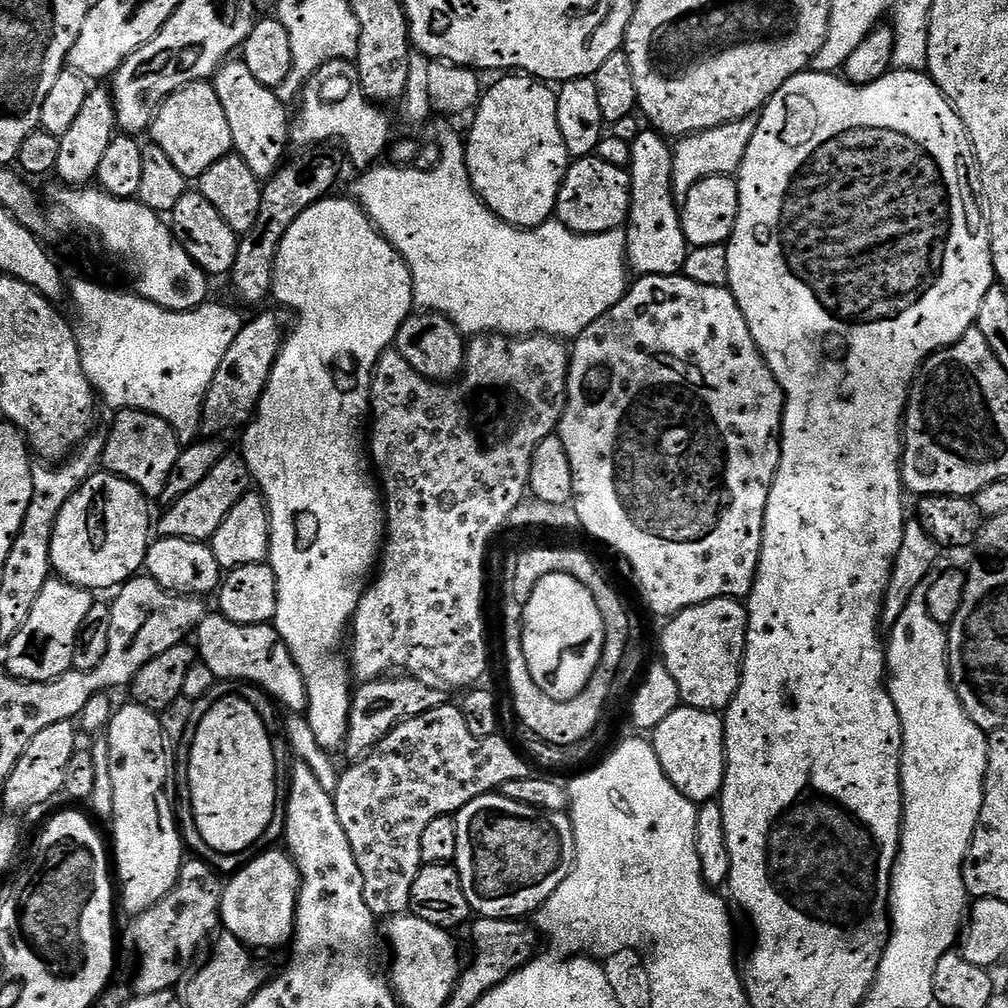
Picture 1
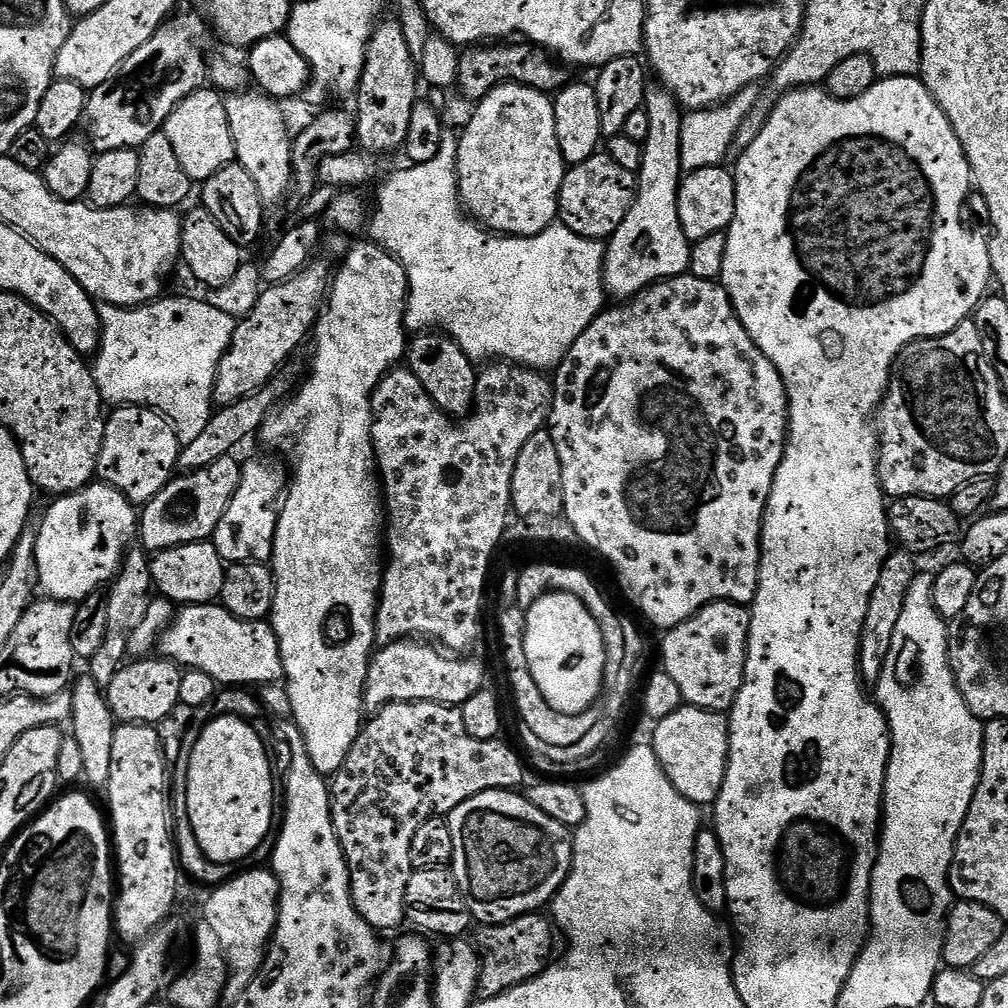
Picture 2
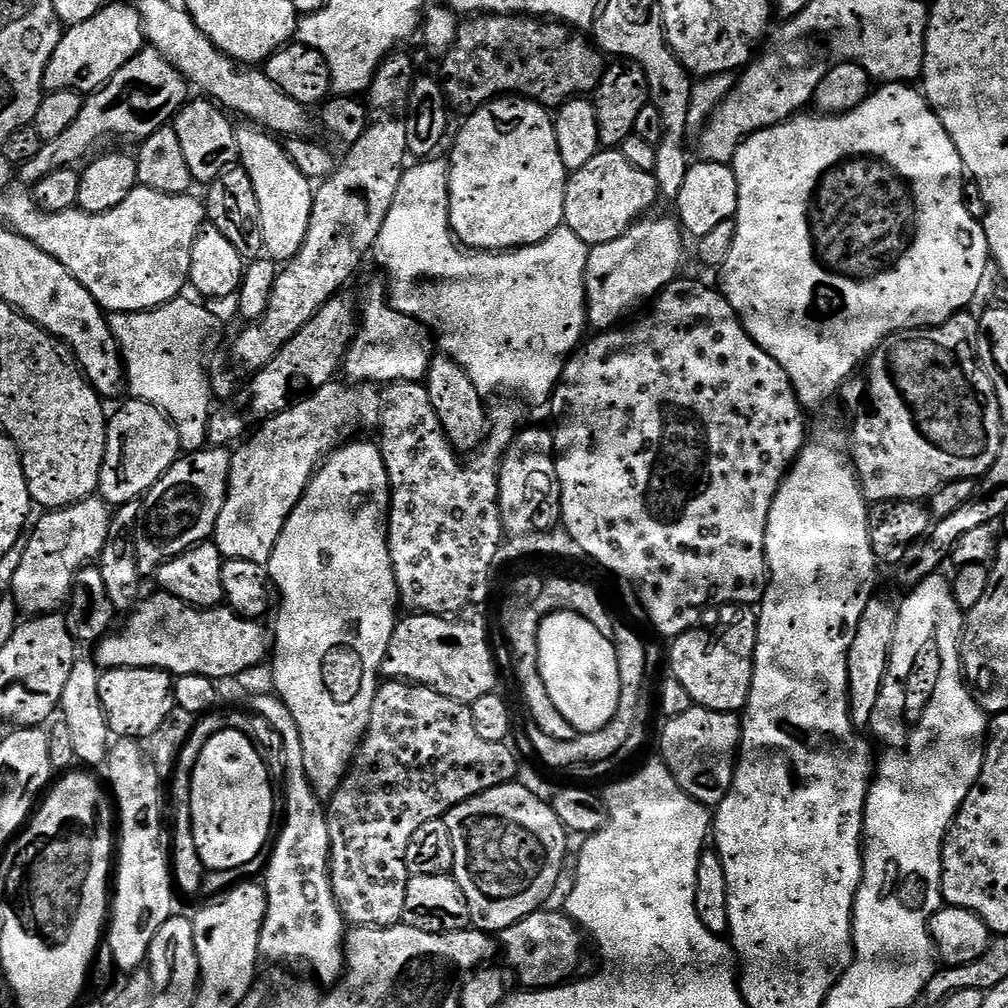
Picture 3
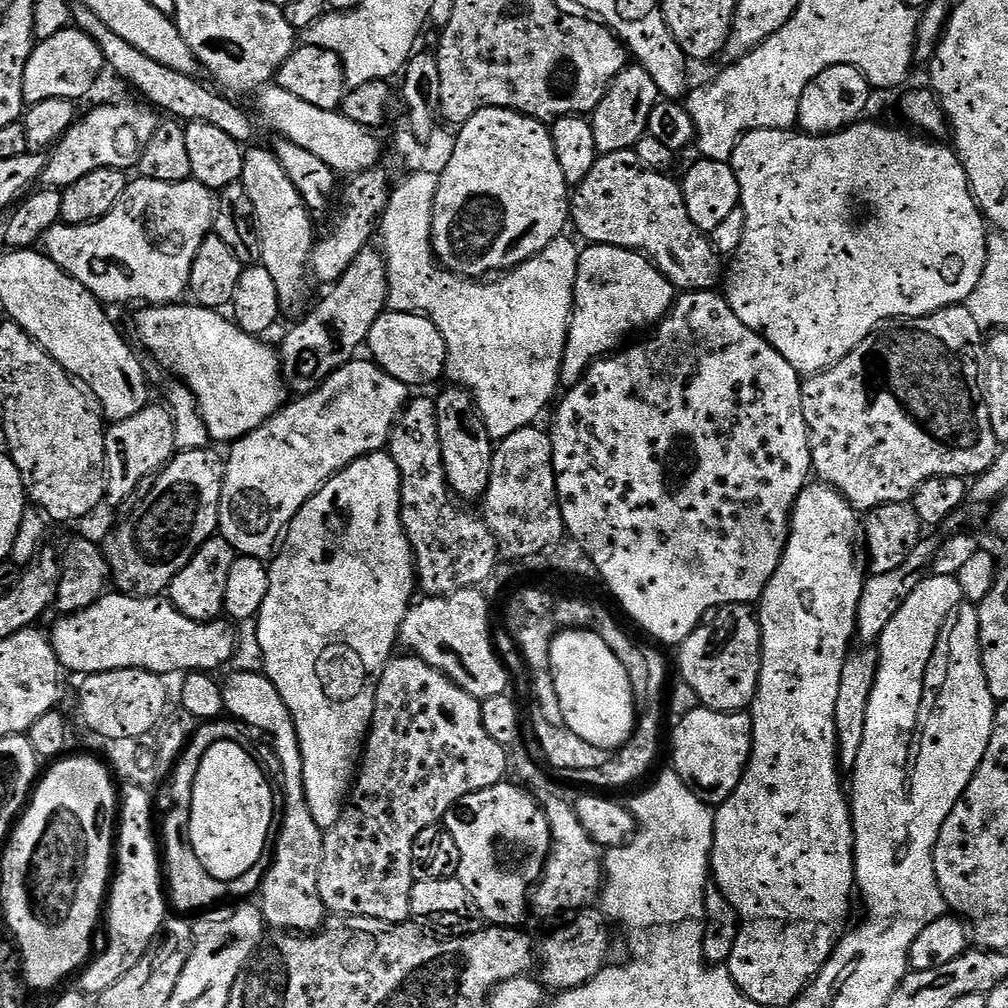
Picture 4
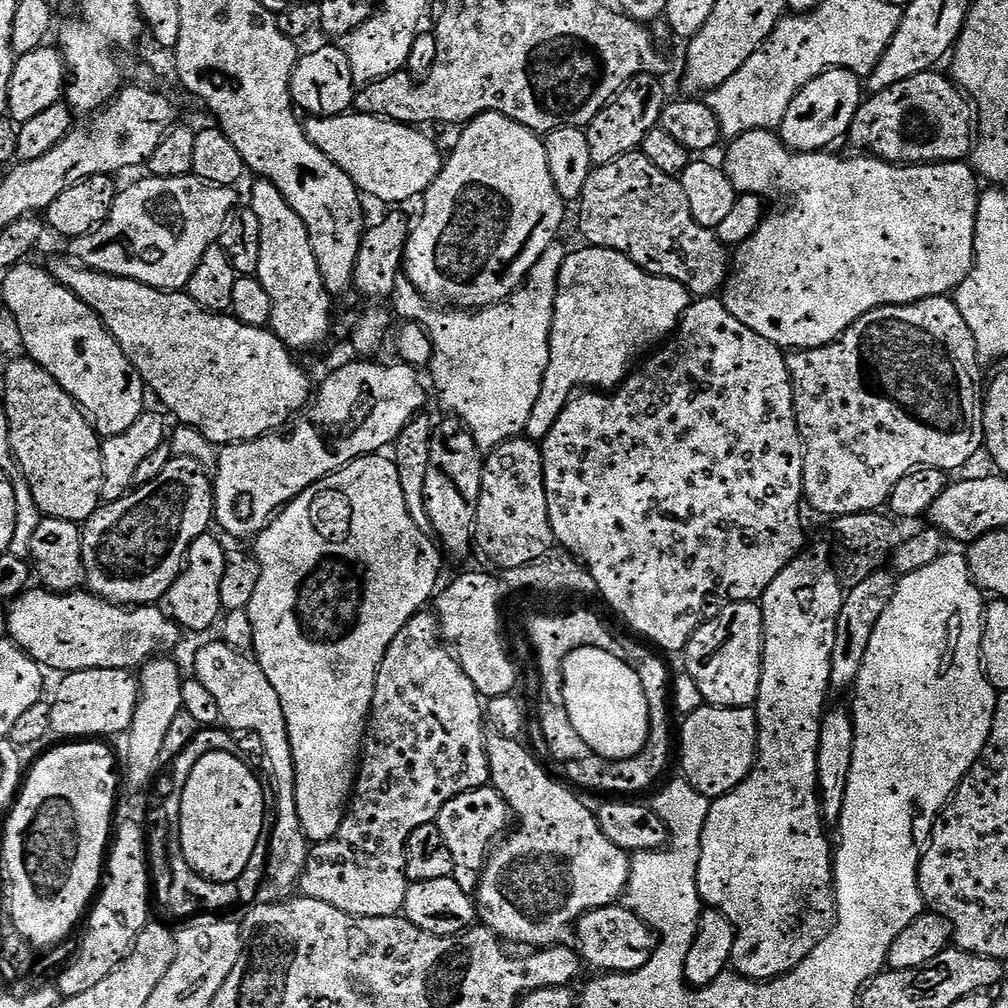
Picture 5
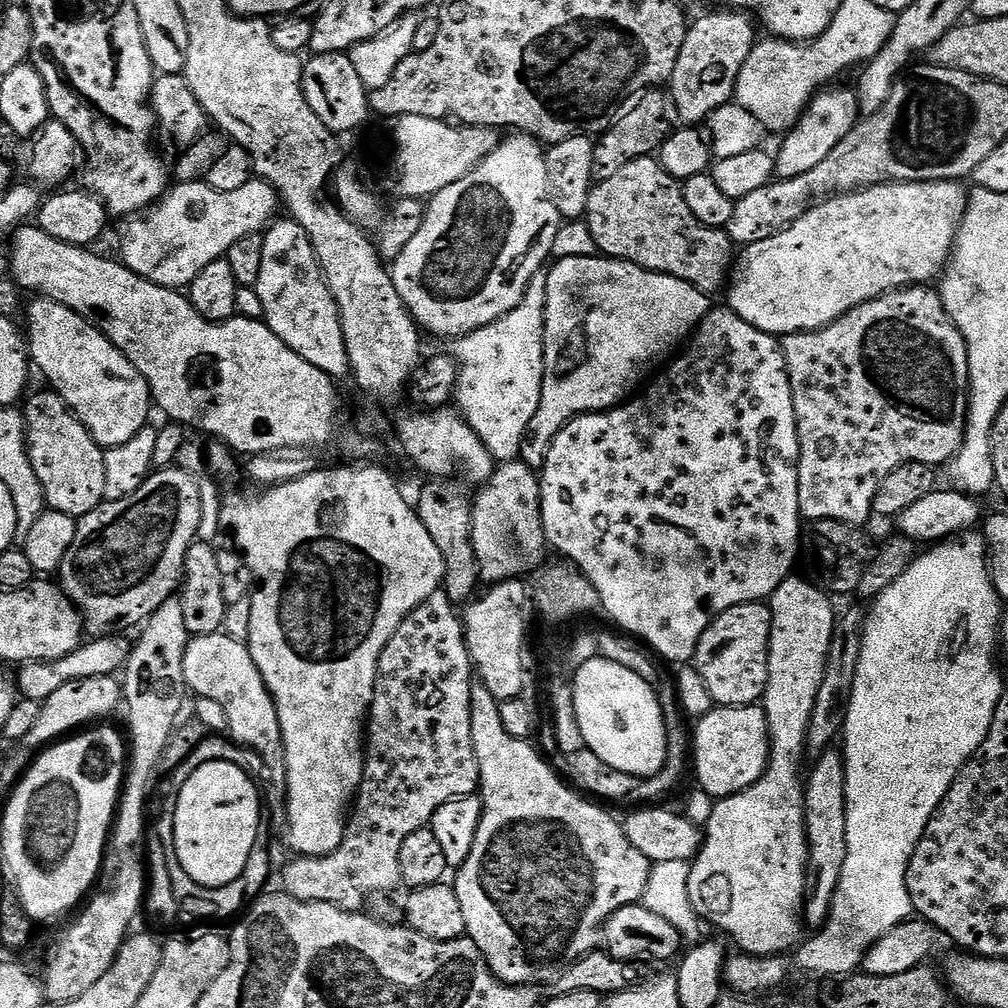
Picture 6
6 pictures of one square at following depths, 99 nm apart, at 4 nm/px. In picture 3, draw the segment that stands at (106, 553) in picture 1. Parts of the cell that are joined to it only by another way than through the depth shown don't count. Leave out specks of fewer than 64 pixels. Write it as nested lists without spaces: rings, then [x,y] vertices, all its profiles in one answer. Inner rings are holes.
[[[93,498],[71,504],[69,508],[45,511],[43,515],[27,533],[26,552],[10,585],[11,599],[28,618],[47,616],[67,605],[76,575],[81,568],[89,567],[90,562],[99,561],[103,554],[113,513],[103,500]]]

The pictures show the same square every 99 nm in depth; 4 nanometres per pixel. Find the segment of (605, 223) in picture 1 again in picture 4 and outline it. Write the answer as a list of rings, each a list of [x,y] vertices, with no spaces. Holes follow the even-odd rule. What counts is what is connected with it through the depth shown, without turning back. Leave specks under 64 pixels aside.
[[[634,150],[627,152],[605,152],[595,162],[594,166],[590,170],[590,174],[586,174],[586,178],[581,184],[575,185],[574,191],[570,196],[570,224],[571,227],[576,227],[580,231],[579,239],[587,242],[589,245],[605,244],[606,246],[618,246],[619,248],[625,248],[631,252],[640,252],[644,256],[648,257],[652,261],[652,264],[658,271],[663,274],[667,280],[672,283],[676,289],[683,290],[684,292],[707,292],[717,287],[716,283],[721,283],[722,280],[722,257],[720,253],[716,252],[712,246],[711,239],[705,233],[700,231],[698,226],[694,226],[694,222],[690,218],[690,214],[686,210],[686,198],[684,197],[683,187],[679,183],[676,184],[671,180],[671,175],[663,172],[655,172],[649,168],[645,168],[640,163],[638,154]]]

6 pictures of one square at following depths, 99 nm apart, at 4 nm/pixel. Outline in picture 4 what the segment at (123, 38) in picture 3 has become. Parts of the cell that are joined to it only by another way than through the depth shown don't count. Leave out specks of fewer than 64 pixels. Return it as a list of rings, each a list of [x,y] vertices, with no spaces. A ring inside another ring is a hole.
[[[75,26],[64,28],[54,34],[54,38],[41,40],[33,47],[22,78],[24,103],[31,106],[50,98],[83,101],[83,96],[95,86],[100,71],[105,71],[105,68],[104,54],[99,49],[98,42],[94,42],[94,39]]]

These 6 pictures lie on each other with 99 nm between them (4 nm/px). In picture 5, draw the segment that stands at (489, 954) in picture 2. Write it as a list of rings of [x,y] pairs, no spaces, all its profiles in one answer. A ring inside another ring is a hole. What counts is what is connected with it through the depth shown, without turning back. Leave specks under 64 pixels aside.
[[[619,903],[595,908],[580,917],[574,925],[574,947],[585,965],[597,968],[600,974],[636,972],[656,953],[658,934],[644,919]]]

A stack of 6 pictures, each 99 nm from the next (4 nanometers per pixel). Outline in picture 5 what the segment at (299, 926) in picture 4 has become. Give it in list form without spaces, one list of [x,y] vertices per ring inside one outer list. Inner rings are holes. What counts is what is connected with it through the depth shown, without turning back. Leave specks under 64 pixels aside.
[[[223,642],[208,644],[197,650],[194,676],[218,701],[223,727],[236,734],[253,732],[260,739],[261,746],[268,751],[268,768],[272,771],[272,784],[276,787],[276,825],[273,828],[271,825],[266,840],[268,860],[266,859],[266,883],[262,893],[264,892],[265,901],[280,902],[297,891],[310,847],[310,841],[298,818],[294,754],[290,746],[286,714],[282,714],[282,702],[278,702],[278,693],[274,691],[274,686],[270,686],[270,678],[266,678],[255,659],[251,655],[237,652]]]

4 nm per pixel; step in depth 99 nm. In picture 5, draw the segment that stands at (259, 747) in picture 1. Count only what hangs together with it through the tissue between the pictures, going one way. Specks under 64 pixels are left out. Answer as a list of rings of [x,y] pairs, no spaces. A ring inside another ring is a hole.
[[[237,753],[206,754],[194,766],[182,791],[182,854],[195,872],[219,884],[239,881],[247,873],[248,865],[255,857],[252,855],[259,844],[261,847],[266,832],[264,788],[259,778],[239,758]]]

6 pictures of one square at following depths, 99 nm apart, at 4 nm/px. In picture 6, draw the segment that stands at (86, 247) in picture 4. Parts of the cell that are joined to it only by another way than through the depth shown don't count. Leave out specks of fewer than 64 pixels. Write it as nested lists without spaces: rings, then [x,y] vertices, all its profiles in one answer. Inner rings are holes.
[[[259,178],[248,180],[239,190],[225,192],[214,190],[207,182],[173,183],[150,211],[119,221],[118,259],[150,282],[164,288],[187,289],[210,262],[225,259],[234,242],[263,233],[281,204],[275,188]]]

